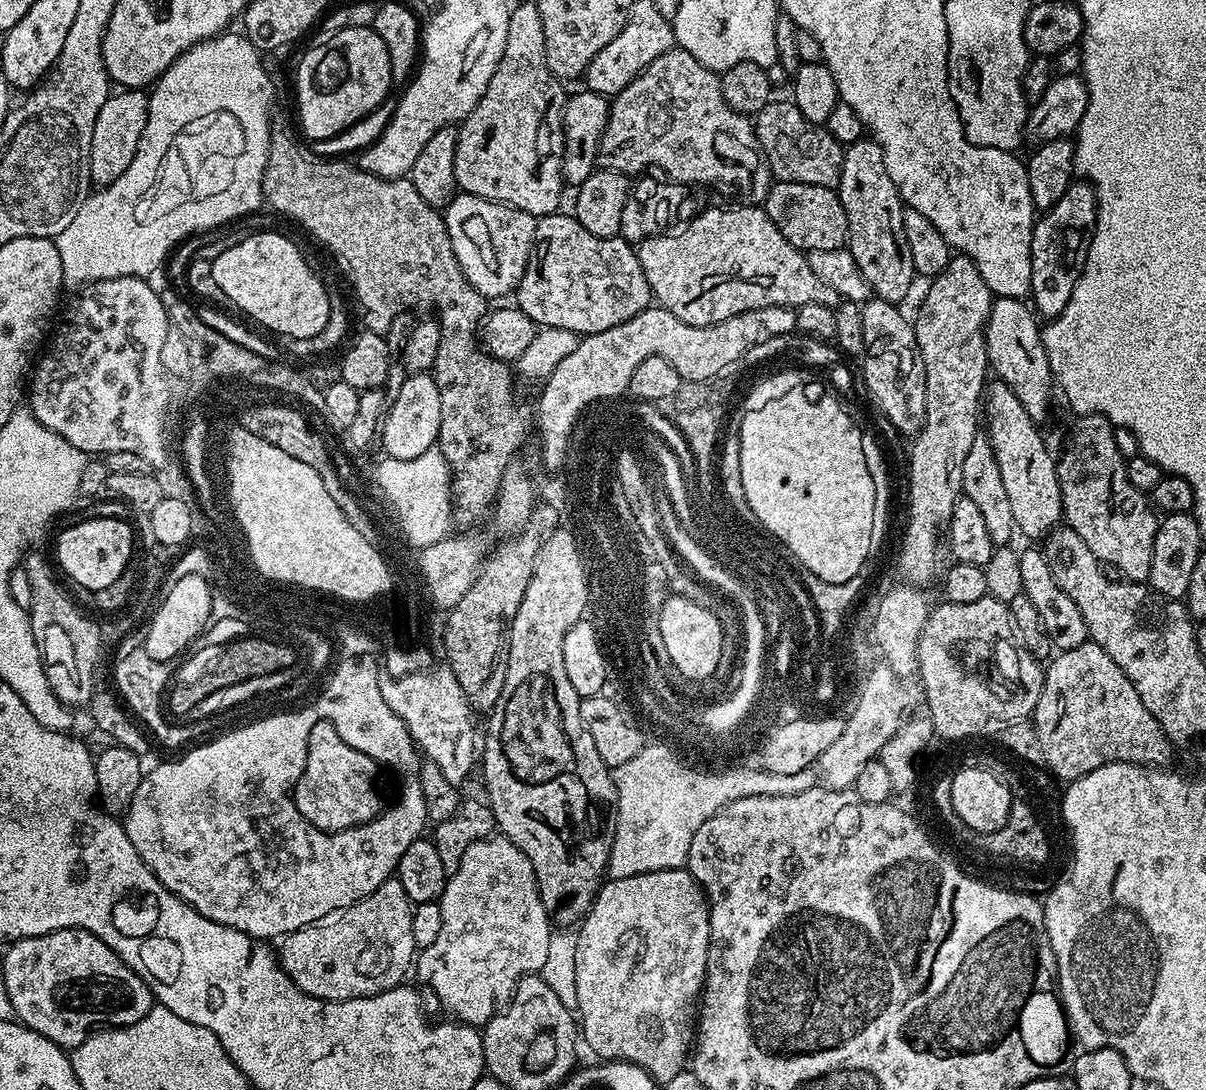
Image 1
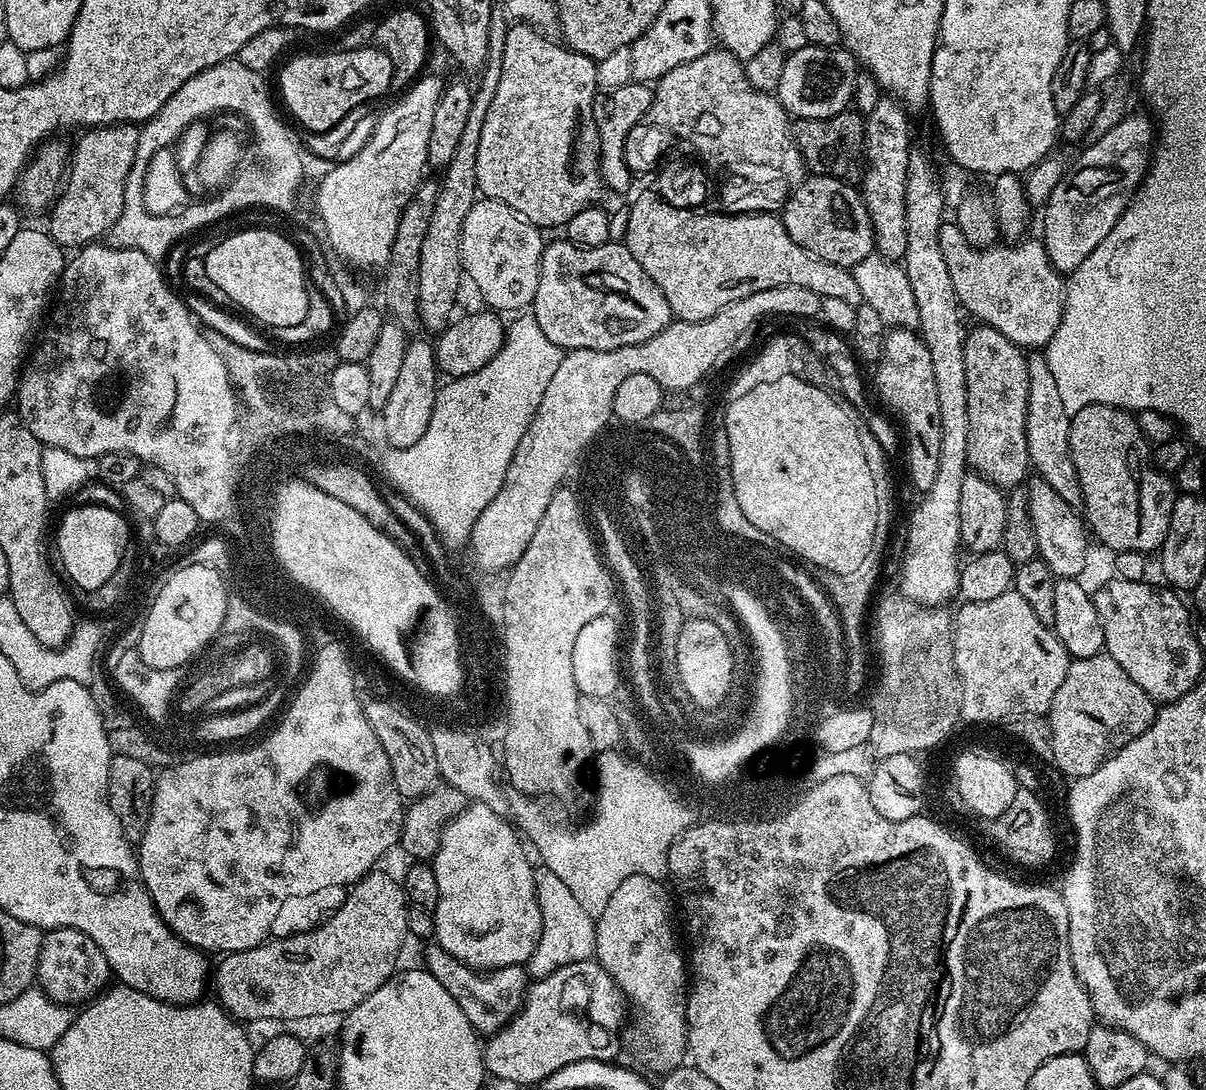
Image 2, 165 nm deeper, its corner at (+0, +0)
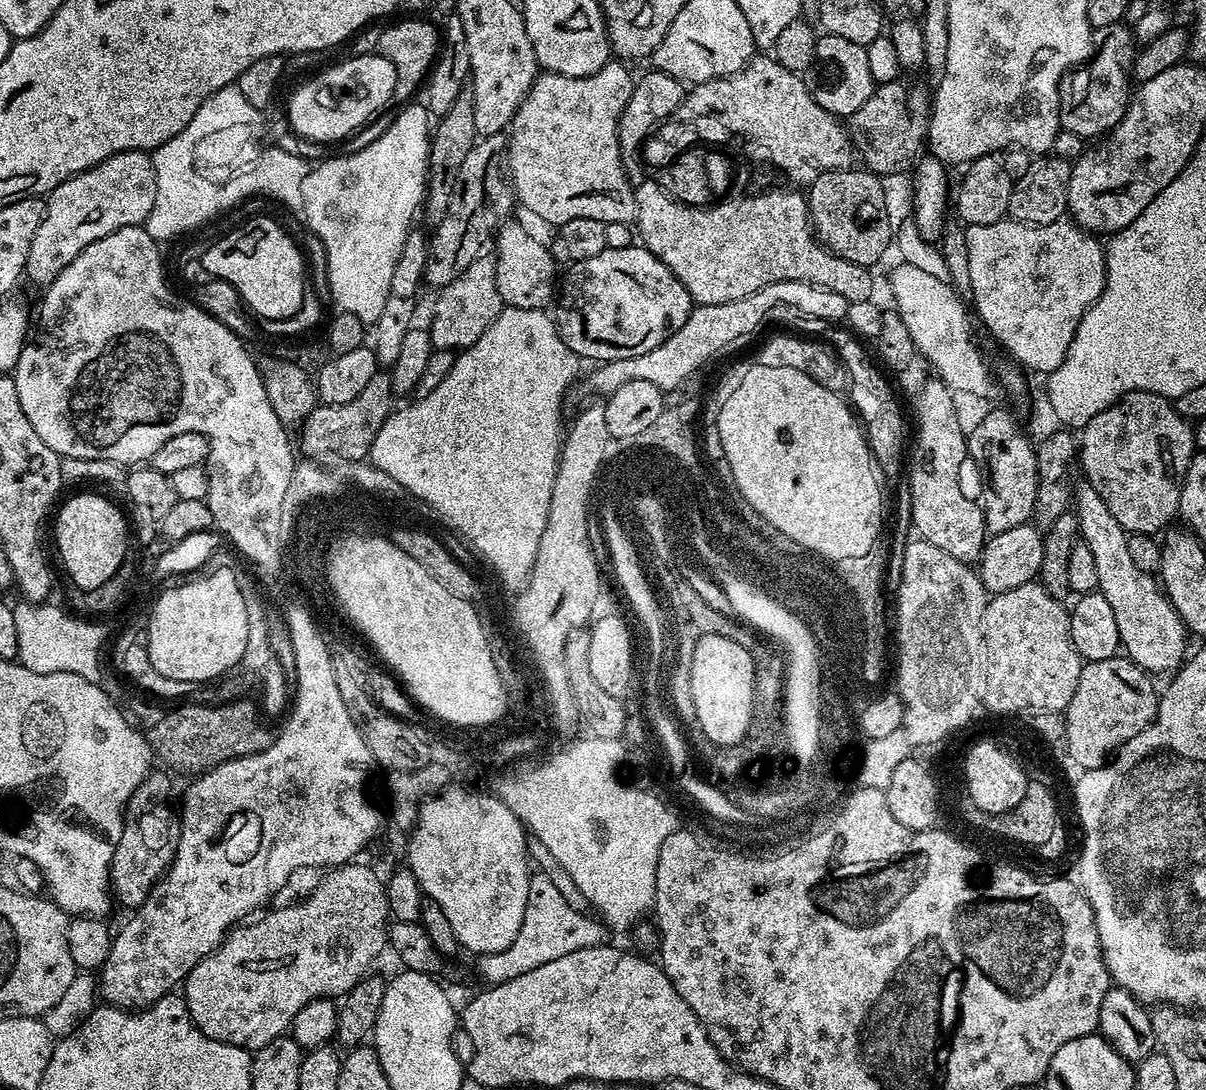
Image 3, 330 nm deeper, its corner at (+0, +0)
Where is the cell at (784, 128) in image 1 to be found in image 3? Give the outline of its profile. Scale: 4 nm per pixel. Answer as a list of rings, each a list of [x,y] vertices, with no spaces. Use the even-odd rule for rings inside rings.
[[[903,79],[894,82],[886,82],[879,85],[873,91],[872,97],[853,116],[847,117],[846,127],[848,129],[848,139],[852,142],[855,155],[860,156],[863,167],[869,172],[875,172],[877,176],[883,177],[899,172],[907,173],[915,165],[922,155],[922,149],[926,144],[928,134],[928,119],[932,117],[932,96],[927,87],[921,86],[916,92],[916,116],[912,113],[912,96],[908,93],[908,88],[904,85]]]

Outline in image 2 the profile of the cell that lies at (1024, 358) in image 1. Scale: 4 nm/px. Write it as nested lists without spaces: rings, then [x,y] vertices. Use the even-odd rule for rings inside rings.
[[[1032,354],[1027,357],[1028,359],[1028,397],[1026,398],[1026,446],[1028,447],[1028,462],[1034,469],[1035,475],[1041,480],[1045,480],[1047,484],[1060,495],[1071,508],[1079,509],[1082,505],[1082,486],[1078,486],[1078,472],[1074,470],[1074,460],[1070,458],[1070,422],[1072,421],[1071,415],[1066,410],[1066,406],[1062,402],[1062,397],[1058,391],[1058,386],[1054,383],[1054,374],[1050,374],[1050,366],[1048,365],[1047,355]]]

